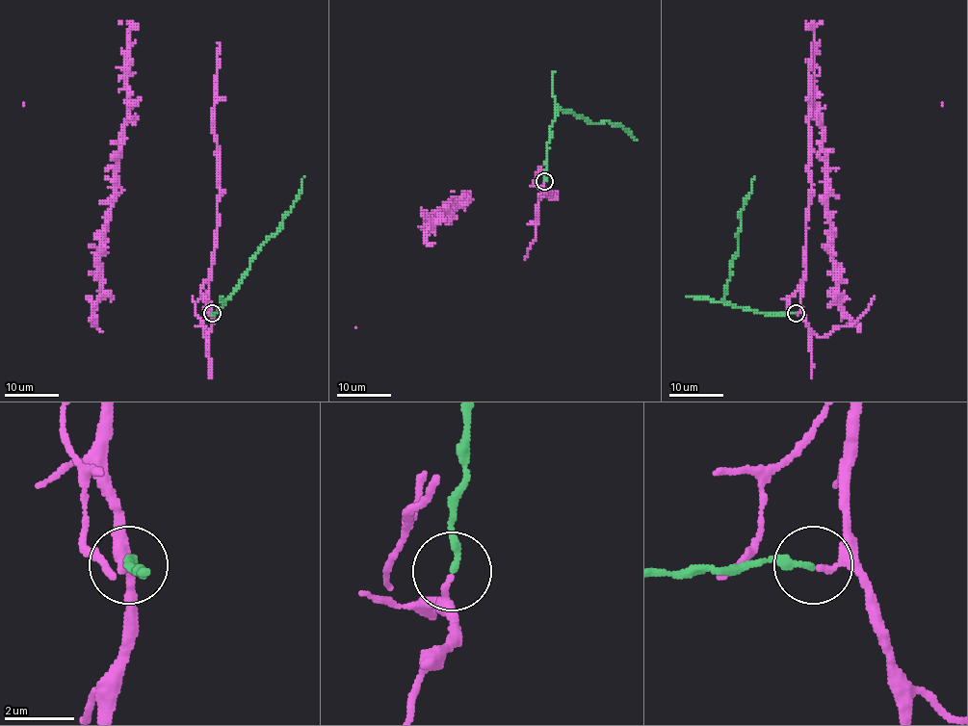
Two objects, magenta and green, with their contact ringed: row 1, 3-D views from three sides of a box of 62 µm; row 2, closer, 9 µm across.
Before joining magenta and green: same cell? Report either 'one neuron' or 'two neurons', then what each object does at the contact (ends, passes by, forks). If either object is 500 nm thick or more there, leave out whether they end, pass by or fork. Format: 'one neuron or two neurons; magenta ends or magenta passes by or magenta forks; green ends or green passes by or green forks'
one neuron; magenta ends; green ends

